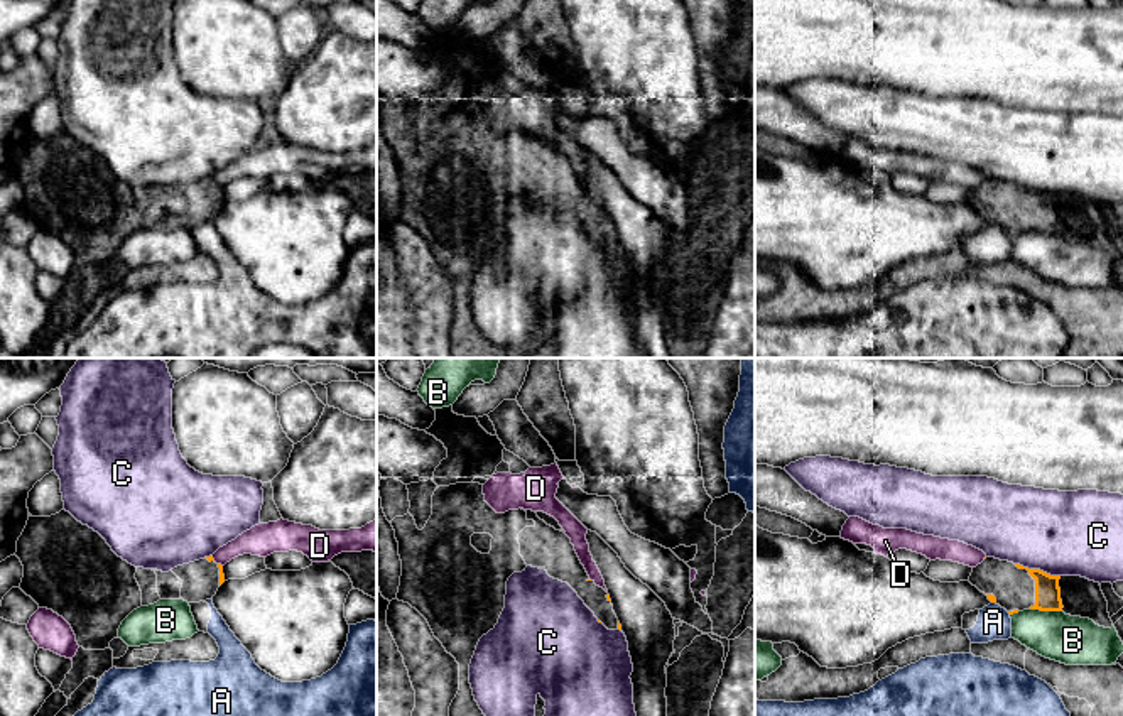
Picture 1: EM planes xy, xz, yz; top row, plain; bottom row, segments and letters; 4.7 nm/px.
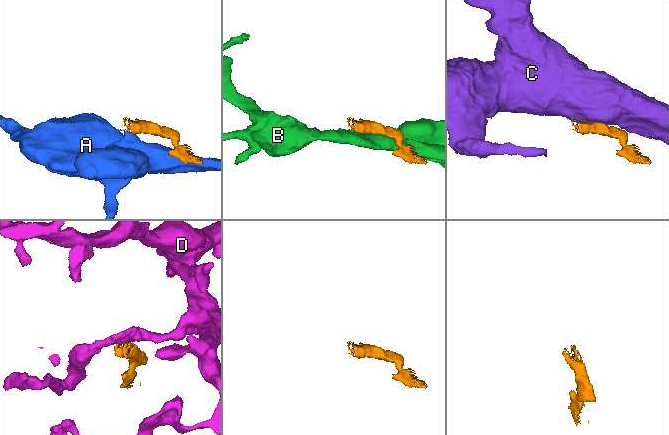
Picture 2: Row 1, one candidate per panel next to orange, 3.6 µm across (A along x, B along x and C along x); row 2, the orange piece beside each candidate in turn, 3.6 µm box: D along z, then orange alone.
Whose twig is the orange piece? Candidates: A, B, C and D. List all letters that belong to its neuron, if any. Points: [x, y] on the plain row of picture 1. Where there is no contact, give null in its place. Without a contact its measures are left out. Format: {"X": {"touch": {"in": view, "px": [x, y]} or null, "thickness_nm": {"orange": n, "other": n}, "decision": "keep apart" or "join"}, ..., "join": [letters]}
{"A": {"touch": {"in": "yz", "px": [993, 223]}, "thickness_nm": {"orange": 40, "other": 160}, "decision": "keep apart"}, "B": {"touch": {"in": "yz", "px": [1046, 232]}, "thickness_nm": {"orange": 130, "other": 240}, "decision": "keep apart"}, "C": {"touch": {"in": "yz", "px": [1037, 191]}, "thickness_nm": {"orange": 130, "other": 400}, "decision": "keep apart"}, "D": {"touch": {"in": "xy", "px": [211, 179]}, "thickness_nm": {"orange": 20, "other": 140}, "decision": "keep apart"}, "join": []}

